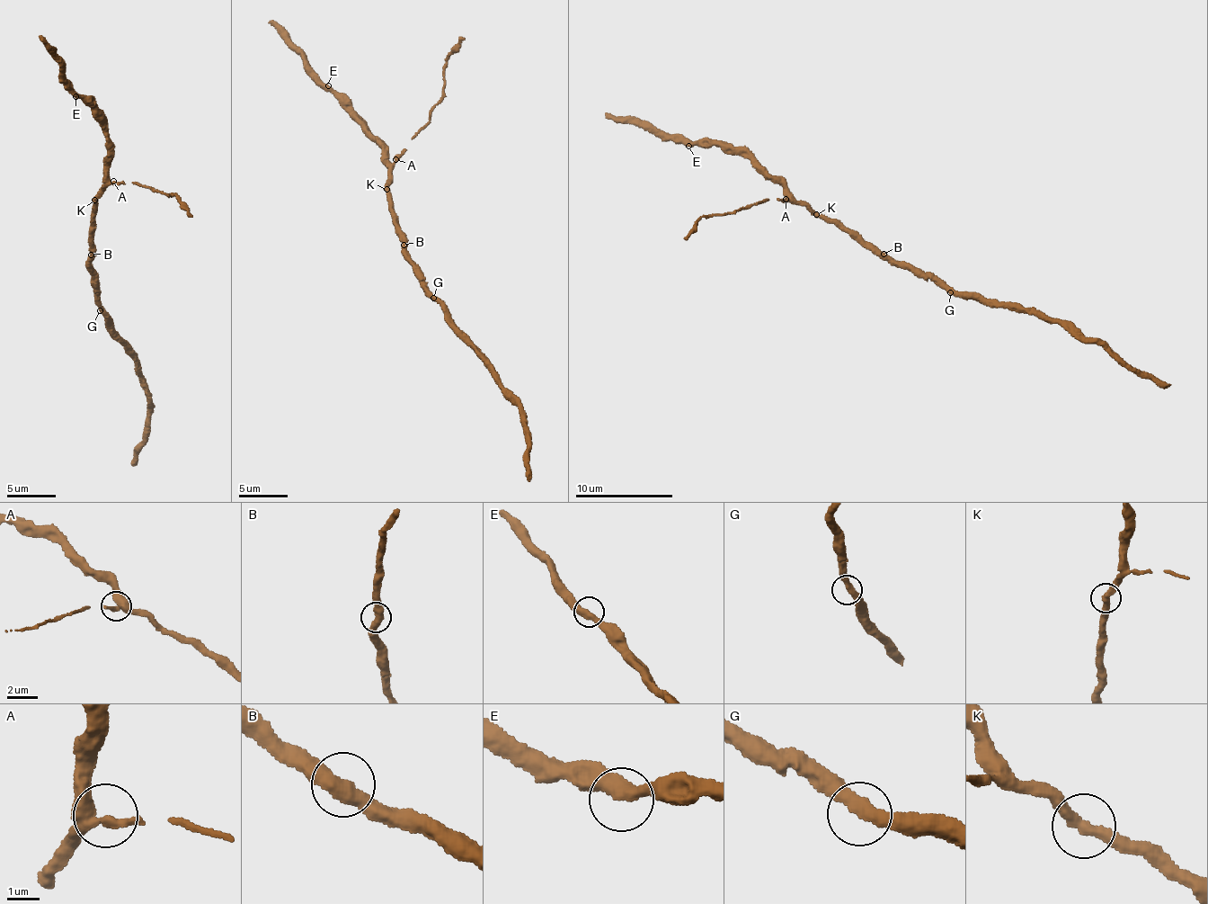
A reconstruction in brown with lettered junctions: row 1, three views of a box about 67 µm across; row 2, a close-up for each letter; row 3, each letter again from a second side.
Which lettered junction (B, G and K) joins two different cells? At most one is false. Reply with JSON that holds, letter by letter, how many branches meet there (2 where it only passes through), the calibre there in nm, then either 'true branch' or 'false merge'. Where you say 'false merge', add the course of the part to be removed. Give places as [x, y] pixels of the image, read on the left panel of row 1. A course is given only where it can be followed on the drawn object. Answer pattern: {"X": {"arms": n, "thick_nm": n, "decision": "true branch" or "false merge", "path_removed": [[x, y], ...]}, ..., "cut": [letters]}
{"B": {"arms": 2, "thick_nm": 480, "decision": "true branch"}, "G": {"arms": 2, "thick_nm": 400, "decision": "true branch"}, "K": {"arms": 2, "thick_nm": 360, "decision": "true branch"}, "cut": []}

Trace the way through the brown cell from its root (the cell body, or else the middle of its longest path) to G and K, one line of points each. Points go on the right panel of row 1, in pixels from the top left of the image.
G: (883, 258), (902, 262), (927, 272), (950, 292)
K: (883, 258), (876, 255), (857, 237), (816, 215)

